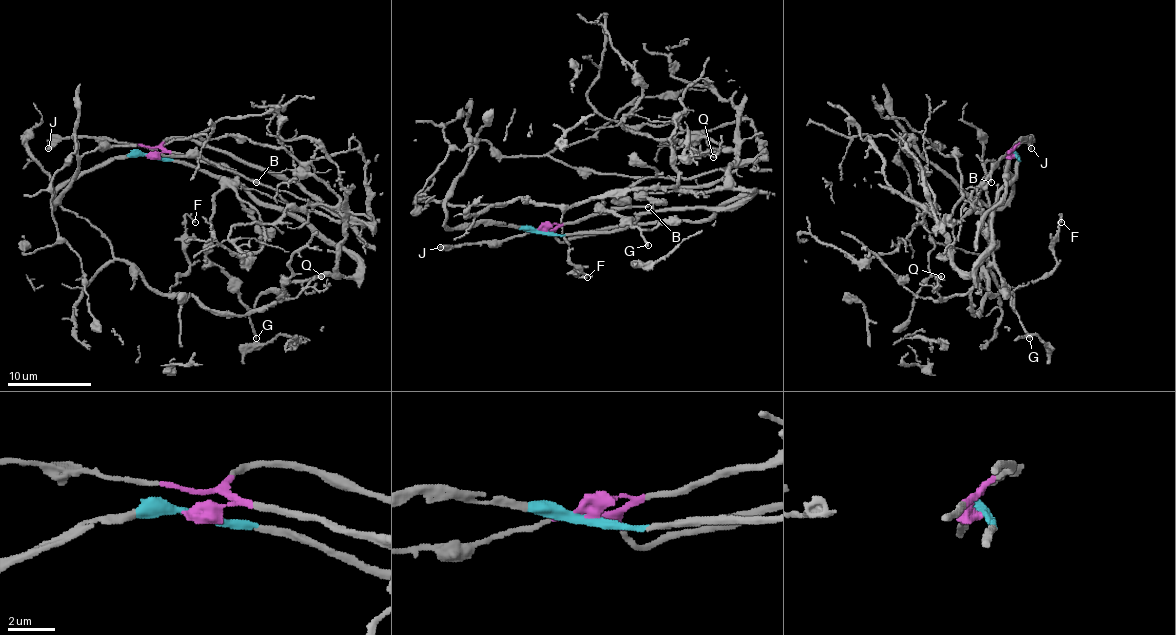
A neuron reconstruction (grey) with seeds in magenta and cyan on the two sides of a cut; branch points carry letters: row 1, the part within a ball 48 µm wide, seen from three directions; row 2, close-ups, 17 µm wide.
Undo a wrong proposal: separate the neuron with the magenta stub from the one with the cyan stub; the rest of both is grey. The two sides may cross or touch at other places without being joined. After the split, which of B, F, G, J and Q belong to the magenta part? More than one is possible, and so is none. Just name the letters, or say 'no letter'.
B, G, J

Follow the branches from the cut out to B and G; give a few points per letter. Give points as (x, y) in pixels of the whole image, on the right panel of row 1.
B: (1015, 155), (1008, 153), (991, 170), (991, 182)
G: (1015, 155), (1008, 153), (993, 168), (979, 197), (991, 256), (1002, 286), (1010, 294), (1010, 307), (1029, 338)

